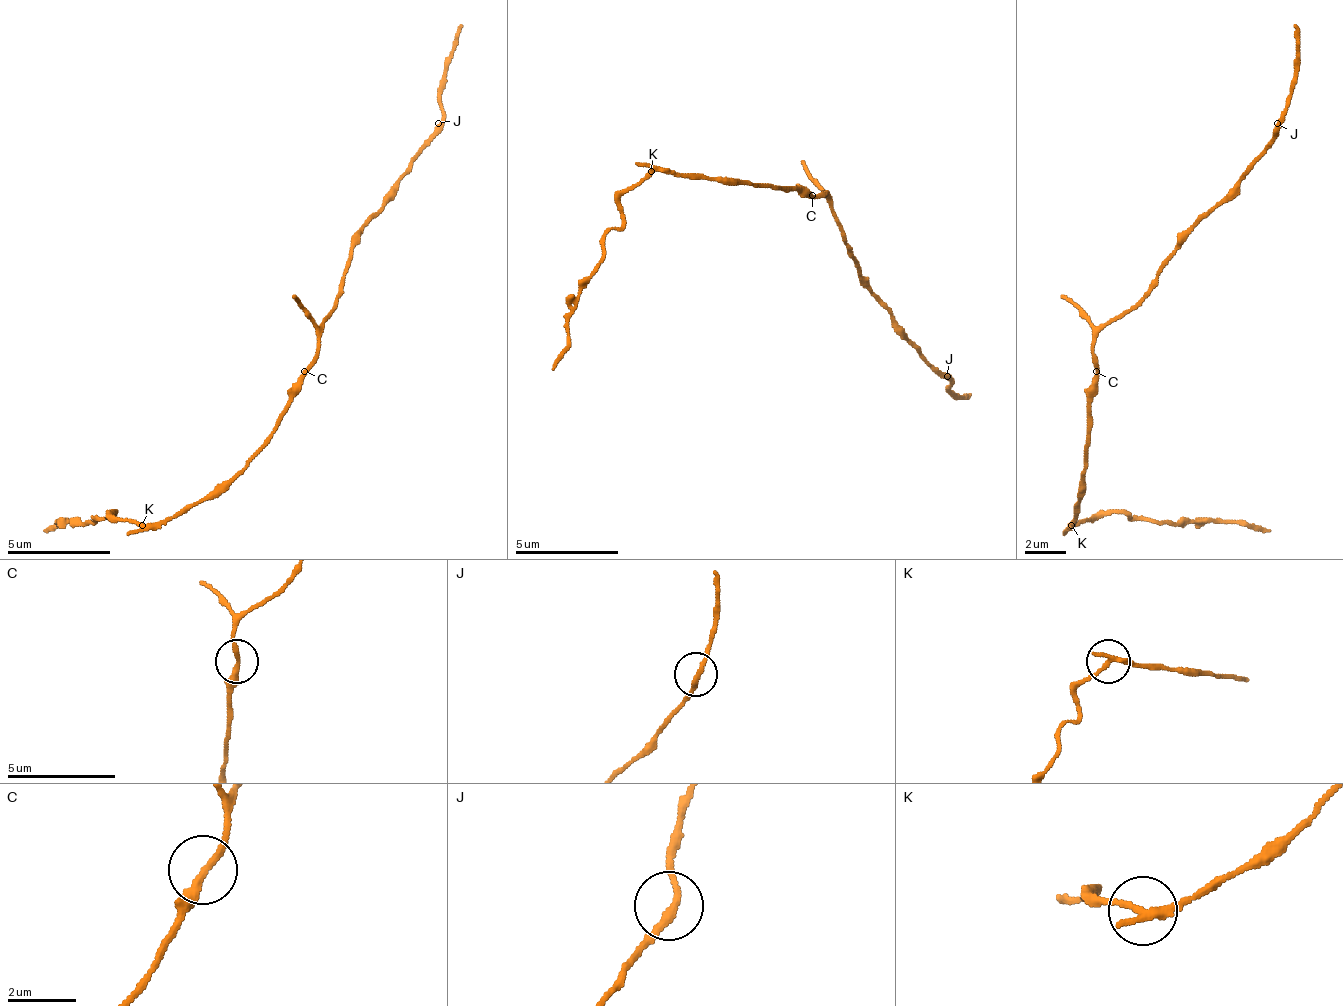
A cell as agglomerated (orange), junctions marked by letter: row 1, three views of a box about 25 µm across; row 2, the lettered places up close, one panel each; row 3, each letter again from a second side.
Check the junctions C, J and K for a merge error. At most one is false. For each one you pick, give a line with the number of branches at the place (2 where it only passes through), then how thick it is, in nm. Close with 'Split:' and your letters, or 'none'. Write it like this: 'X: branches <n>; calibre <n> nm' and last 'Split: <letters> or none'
K: branches 2; calibre 240 nm
Split: K

